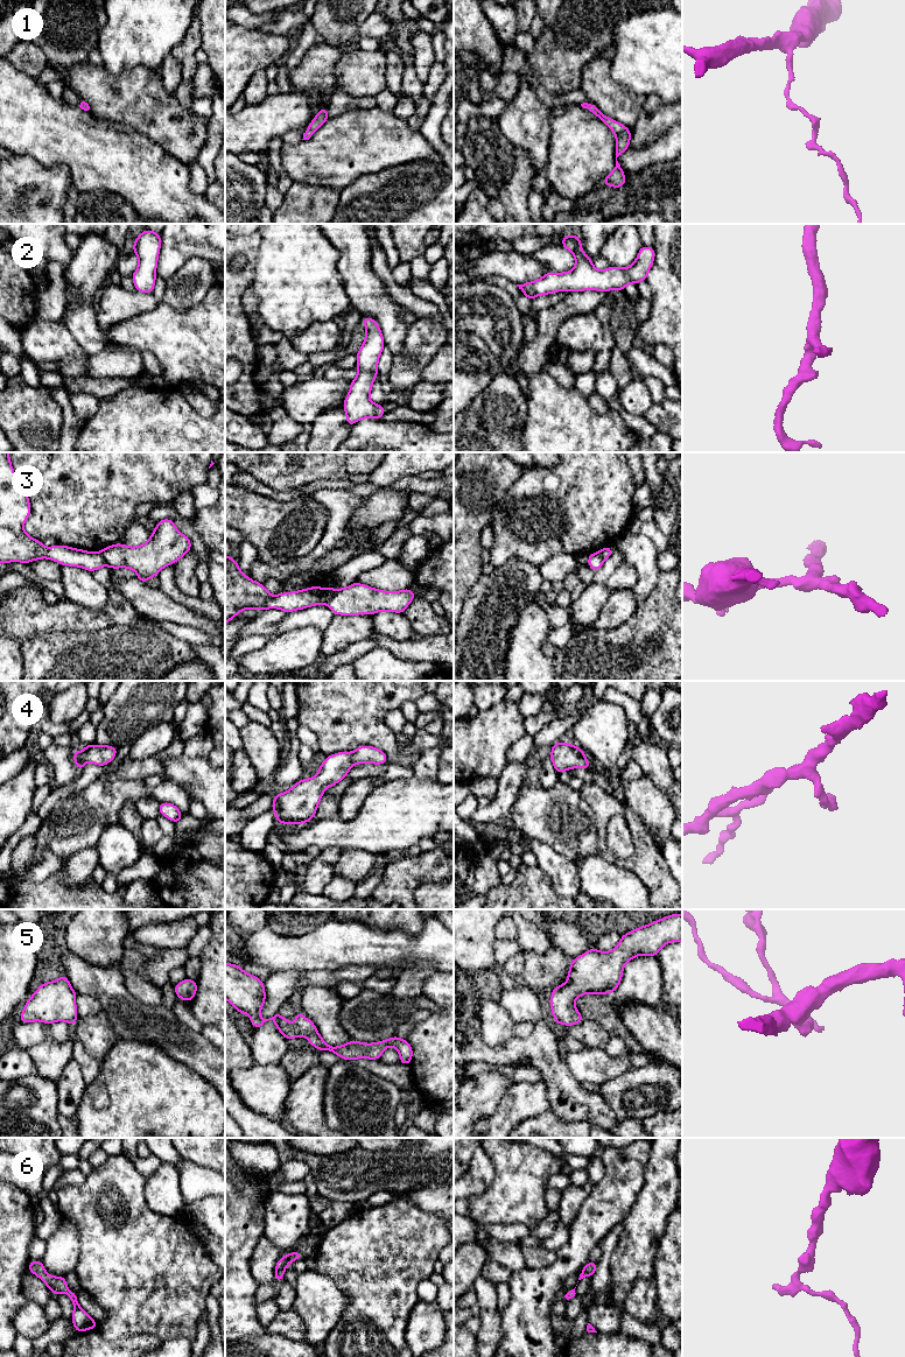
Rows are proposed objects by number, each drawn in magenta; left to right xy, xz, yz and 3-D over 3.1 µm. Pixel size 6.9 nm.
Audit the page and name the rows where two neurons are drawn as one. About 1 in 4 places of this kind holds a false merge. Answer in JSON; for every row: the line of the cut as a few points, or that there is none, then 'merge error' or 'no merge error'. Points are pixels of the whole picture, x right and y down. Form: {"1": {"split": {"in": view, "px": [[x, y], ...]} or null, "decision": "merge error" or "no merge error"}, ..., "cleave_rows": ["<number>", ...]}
{"1": {"split": null, "decision": "no merge error"}, "2": {"split": null, "decision": "no merge error"}, "3": {"split": {"in": "xz", "px": [[335, 590], [334, 595], [325, 603]]}, "decision": "merge error"}, "4": {"split": null, "decision": "no merge error"}, "5": {"split": null, "decision": "no merge error"}, "6": {"split": null, "decision": "no merge error"}, "cleave_rows": ["3"]}

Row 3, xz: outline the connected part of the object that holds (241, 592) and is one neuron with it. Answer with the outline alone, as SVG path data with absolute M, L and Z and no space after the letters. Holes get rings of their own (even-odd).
M231 555L225 556L225 624L246 609L279 609L290 613L295 610L327 604L334 593L335 589L330 586L311 586L273 596L264 584L248 578Z

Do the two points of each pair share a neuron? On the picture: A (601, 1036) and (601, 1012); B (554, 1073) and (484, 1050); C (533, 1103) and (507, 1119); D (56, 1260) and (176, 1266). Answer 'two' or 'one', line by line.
A: two
B: one
C: one
D: two

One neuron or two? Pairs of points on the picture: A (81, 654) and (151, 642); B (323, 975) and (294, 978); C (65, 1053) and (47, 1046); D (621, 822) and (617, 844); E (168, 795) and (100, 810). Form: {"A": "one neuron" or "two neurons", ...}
{"A": "one neuron", "B": "two neurons", "C": "one neuron", "D": "one neuron", "E": "one neuron"}

